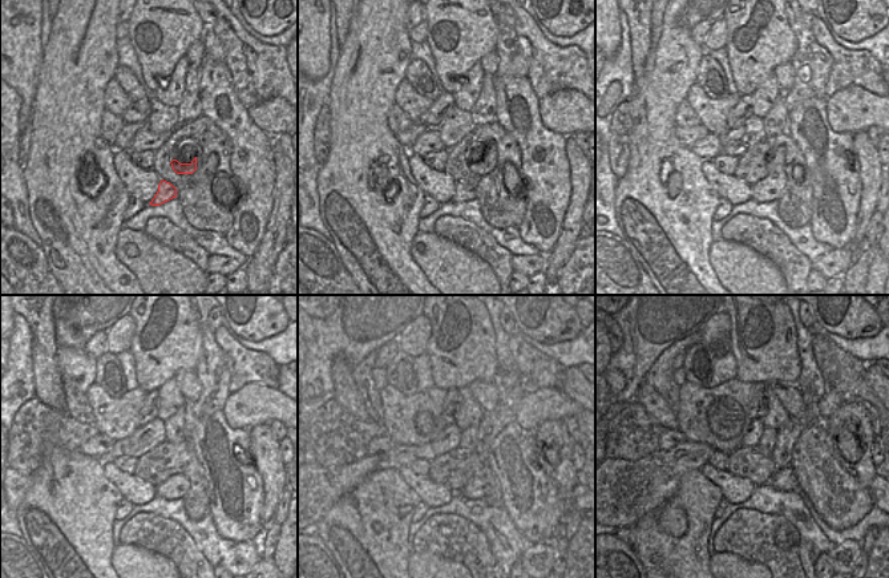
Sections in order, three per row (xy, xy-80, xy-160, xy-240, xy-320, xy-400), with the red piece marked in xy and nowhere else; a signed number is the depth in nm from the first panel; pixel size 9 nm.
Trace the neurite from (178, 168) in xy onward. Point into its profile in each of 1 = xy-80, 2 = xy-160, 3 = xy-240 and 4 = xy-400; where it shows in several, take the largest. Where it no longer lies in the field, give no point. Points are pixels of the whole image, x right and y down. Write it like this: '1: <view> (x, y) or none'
1: xy-80 (479, 165)
2: xy-160 (771, 188)
3: xy-240 (176, 486)
4: xy-400 (784, 480)

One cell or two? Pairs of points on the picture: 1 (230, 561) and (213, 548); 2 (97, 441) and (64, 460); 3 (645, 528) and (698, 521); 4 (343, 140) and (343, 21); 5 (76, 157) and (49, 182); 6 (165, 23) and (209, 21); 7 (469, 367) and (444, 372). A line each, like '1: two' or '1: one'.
1: two
2: two
3: one
4: two
5: one
6: two
7: one

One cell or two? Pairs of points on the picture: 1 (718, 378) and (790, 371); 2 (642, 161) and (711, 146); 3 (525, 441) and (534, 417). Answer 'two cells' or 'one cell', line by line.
1: two cells
2: two cells
3: two cells

